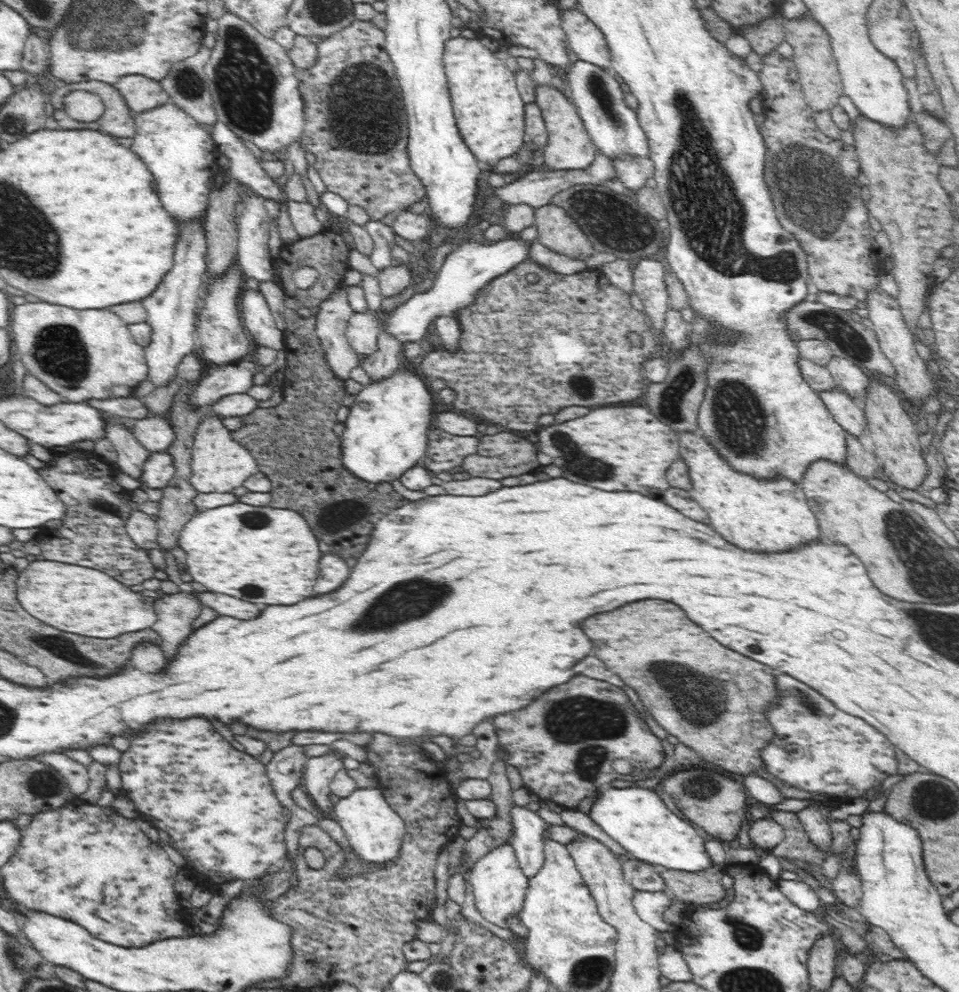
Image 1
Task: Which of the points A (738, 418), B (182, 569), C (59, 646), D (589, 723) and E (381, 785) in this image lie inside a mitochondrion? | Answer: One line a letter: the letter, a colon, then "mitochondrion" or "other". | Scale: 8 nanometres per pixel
A: mitochondrion
B: other
C: mitochondrion
D: mitochondrion
E: other

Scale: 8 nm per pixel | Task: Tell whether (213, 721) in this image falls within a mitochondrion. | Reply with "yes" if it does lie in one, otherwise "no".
no

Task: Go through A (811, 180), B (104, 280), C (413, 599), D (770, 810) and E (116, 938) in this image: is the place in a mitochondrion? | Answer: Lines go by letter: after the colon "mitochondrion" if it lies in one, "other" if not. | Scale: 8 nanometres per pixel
A: mitochondrion
B: other
C: mitochondrion
D: other
E: other

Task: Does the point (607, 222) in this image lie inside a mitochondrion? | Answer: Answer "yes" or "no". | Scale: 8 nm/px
yes

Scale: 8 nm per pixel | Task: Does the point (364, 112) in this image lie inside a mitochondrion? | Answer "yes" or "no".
yes

